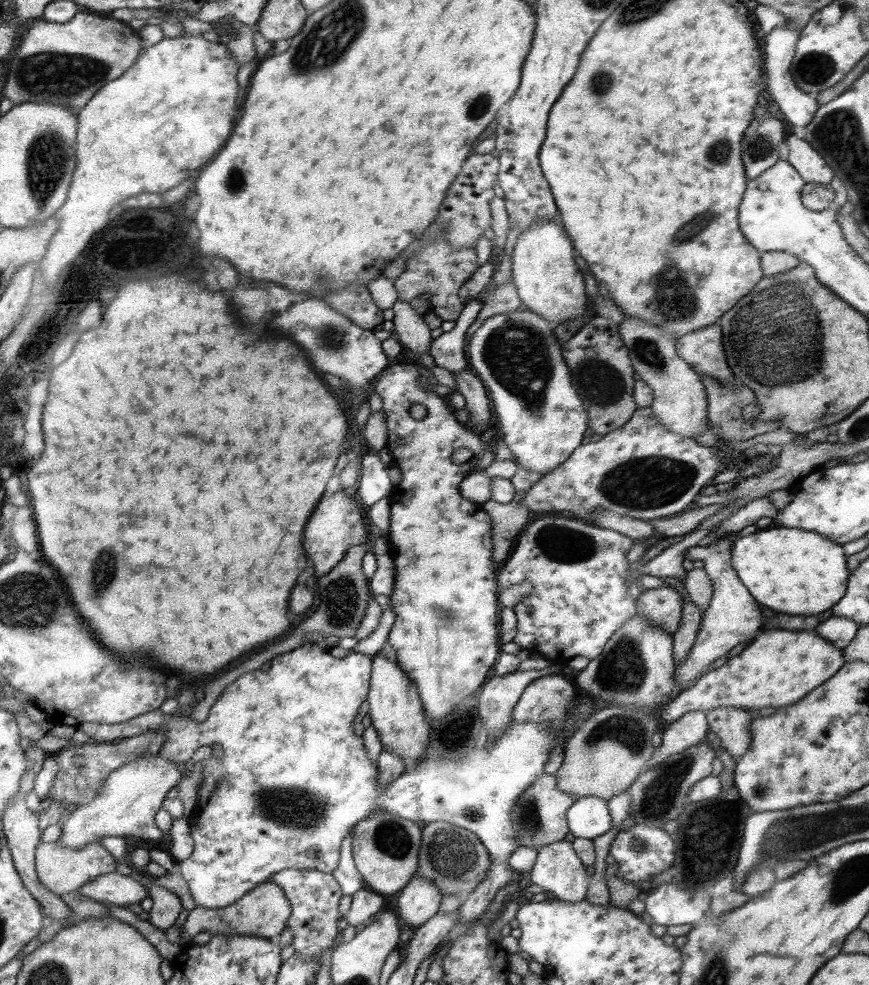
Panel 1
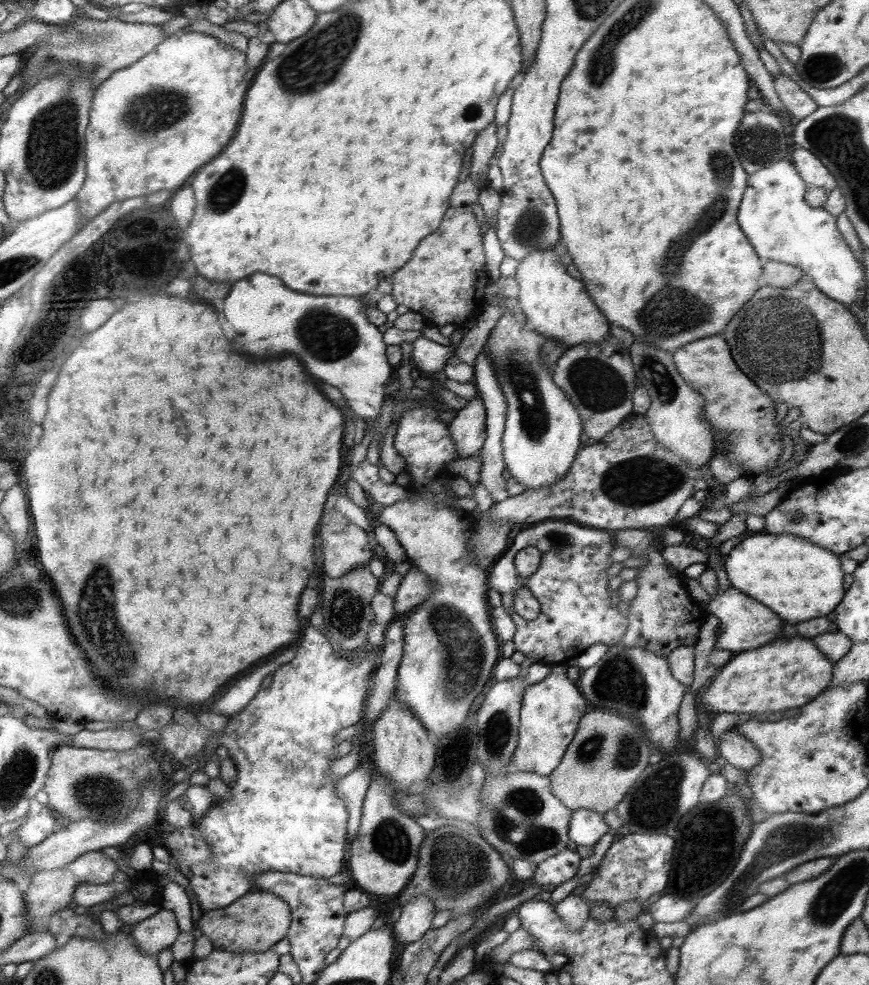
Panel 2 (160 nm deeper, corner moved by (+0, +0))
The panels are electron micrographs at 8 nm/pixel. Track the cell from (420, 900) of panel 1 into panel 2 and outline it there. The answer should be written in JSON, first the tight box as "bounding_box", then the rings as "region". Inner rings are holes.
{"bounding_box":[394,896,435,944],"region":[[[415,896],[402,907],[401,915],[394,924],[395,940],[404,944],[421,940],[430,930],[435,914],[435,906],[429,896]]]}

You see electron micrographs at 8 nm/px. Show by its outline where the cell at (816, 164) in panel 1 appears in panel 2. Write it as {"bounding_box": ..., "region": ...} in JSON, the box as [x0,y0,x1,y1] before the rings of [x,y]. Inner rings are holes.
{"bounding_box":[789,146,837,192],"region":[[[794,146],[794,152],[789,159],[806,184],[824,188],[828,192],[837,188],[835,177],[832,176],[821,159],[814,156],[809,150]]]}

